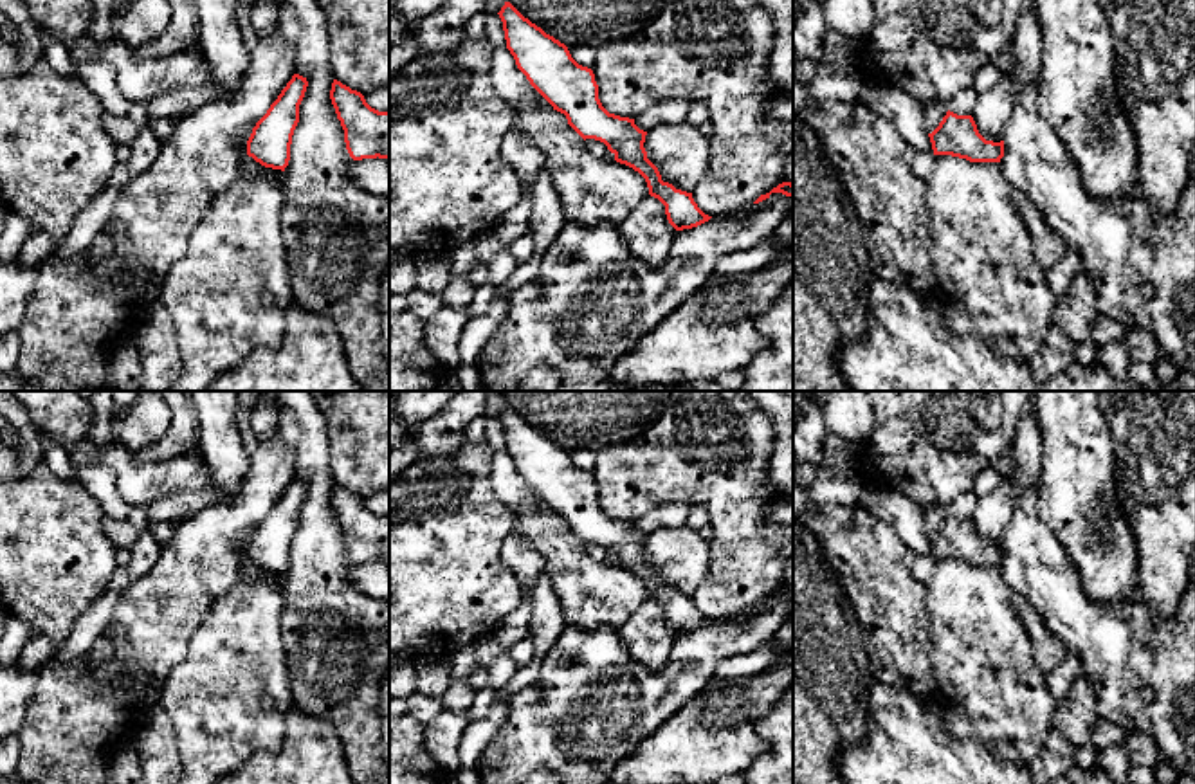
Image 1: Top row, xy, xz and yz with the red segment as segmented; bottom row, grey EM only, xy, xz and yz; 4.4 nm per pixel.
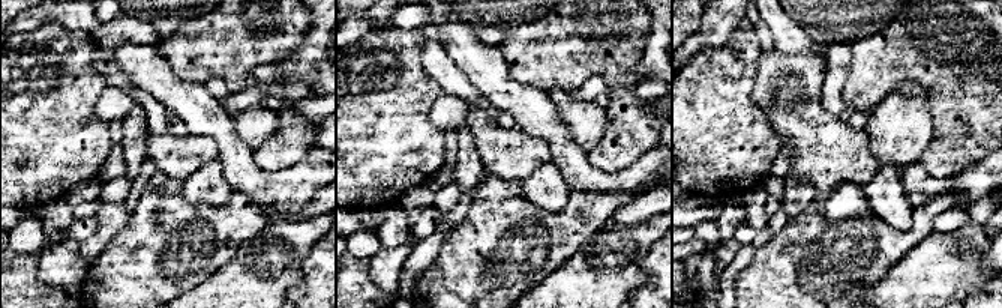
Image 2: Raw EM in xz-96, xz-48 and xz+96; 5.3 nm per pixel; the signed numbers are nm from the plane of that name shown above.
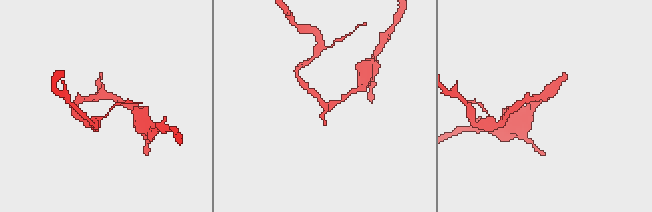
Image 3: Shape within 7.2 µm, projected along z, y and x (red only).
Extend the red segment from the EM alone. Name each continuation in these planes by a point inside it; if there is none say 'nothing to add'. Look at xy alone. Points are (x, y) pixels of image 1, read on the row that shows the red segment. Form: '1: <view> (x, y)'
nothing to add

